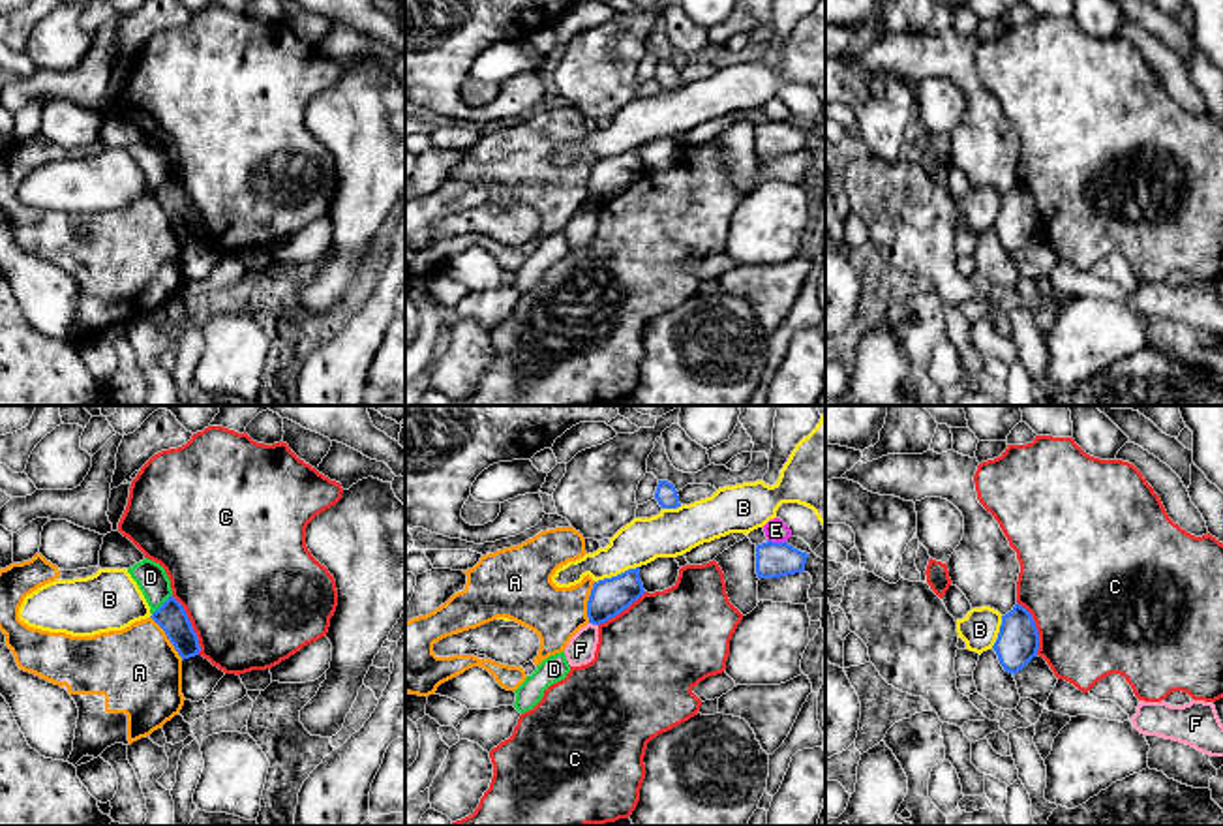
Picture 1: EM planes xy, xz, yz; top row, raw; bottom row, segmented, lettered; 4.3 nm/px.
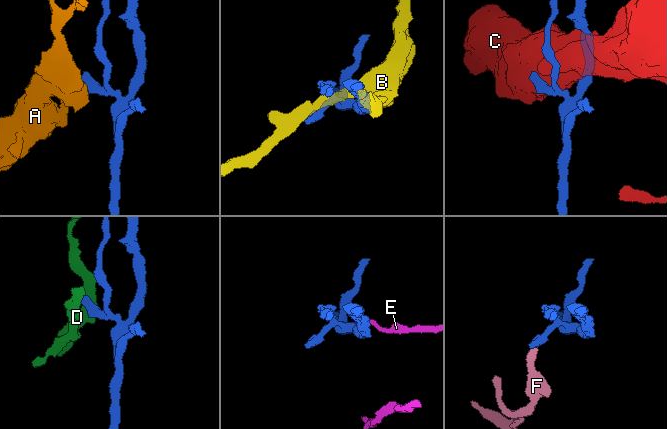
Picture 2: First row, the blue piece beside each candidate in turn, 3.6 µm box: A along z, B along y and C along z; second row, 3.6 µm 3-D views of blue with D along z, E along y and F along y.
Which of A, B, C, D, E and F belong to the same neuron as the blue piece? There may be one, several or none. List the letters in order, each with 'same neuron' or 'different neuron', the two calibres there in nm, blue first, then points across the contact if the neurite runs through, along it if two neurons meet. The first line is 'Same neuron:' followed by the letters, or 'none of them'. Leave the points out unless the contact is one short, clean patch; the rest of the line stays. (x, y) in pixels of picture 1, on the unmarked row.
Same neuron: none of them
A: different neuron; calibres 130 and 360 nm; border xy (150, 196), (182, 239)
B: different neuron; calibres 160 and 190 nm
C: different neuron; calibres 130 and 480 nm
D: different neuron; calibres 130 and 140 nm; border xy (171, 173), (152, 194)
E: different neuron; calibres 160 and 100 nm; border xz (768, 119), (785, 121)
F: different neuron; calibres 160 and 120 nm; border xz (589, 201), (597, 205)

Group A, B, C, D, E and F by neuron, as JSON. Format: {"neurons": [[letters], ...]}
{"neurons": [["A"], ["B"], ["C"], ["D"], ["E"], ["F"]]}

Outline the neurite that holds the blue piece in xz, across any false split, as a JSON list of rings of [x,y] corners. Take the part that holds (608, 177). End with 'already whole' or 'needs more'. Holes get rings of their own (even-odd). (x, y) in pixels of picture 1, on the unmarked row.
[[[640,146],[595,161],[587,180],[589,203],[606,203],[608,199],[627,190],[643,173],[645,169],[640,160]]]; already whole

